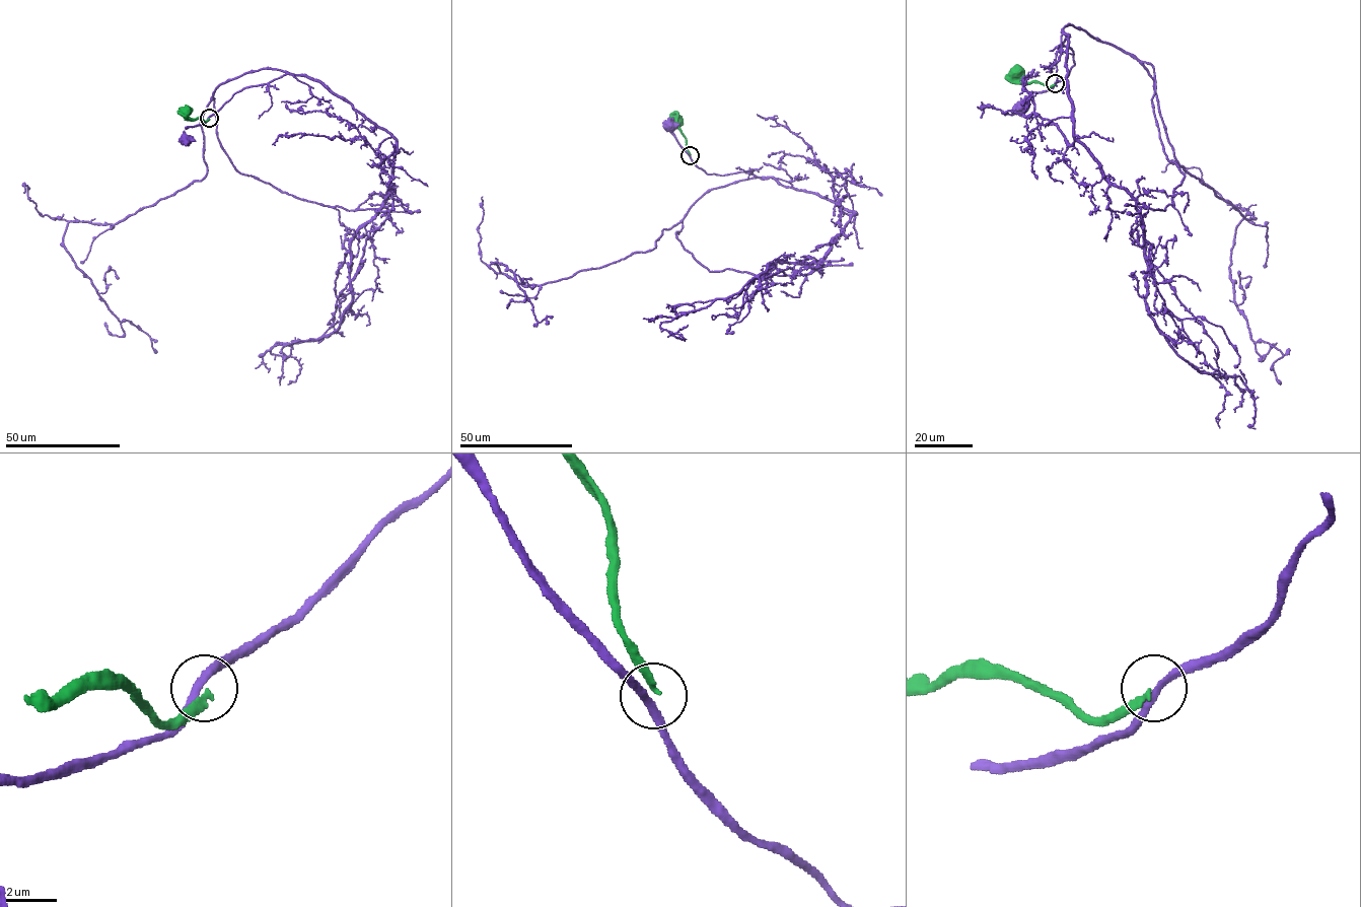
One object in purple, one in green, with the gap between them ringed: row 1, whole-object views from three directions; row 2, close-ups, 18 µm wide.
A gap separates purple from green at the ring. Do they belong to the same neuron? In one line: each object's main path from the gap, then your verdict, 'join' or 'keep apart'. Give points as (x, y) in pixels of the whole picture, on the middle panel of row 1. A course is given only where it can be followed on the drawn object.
purple via (690, 155), (667, 126) | green via (690, 154), (676, 121) | keep apart

